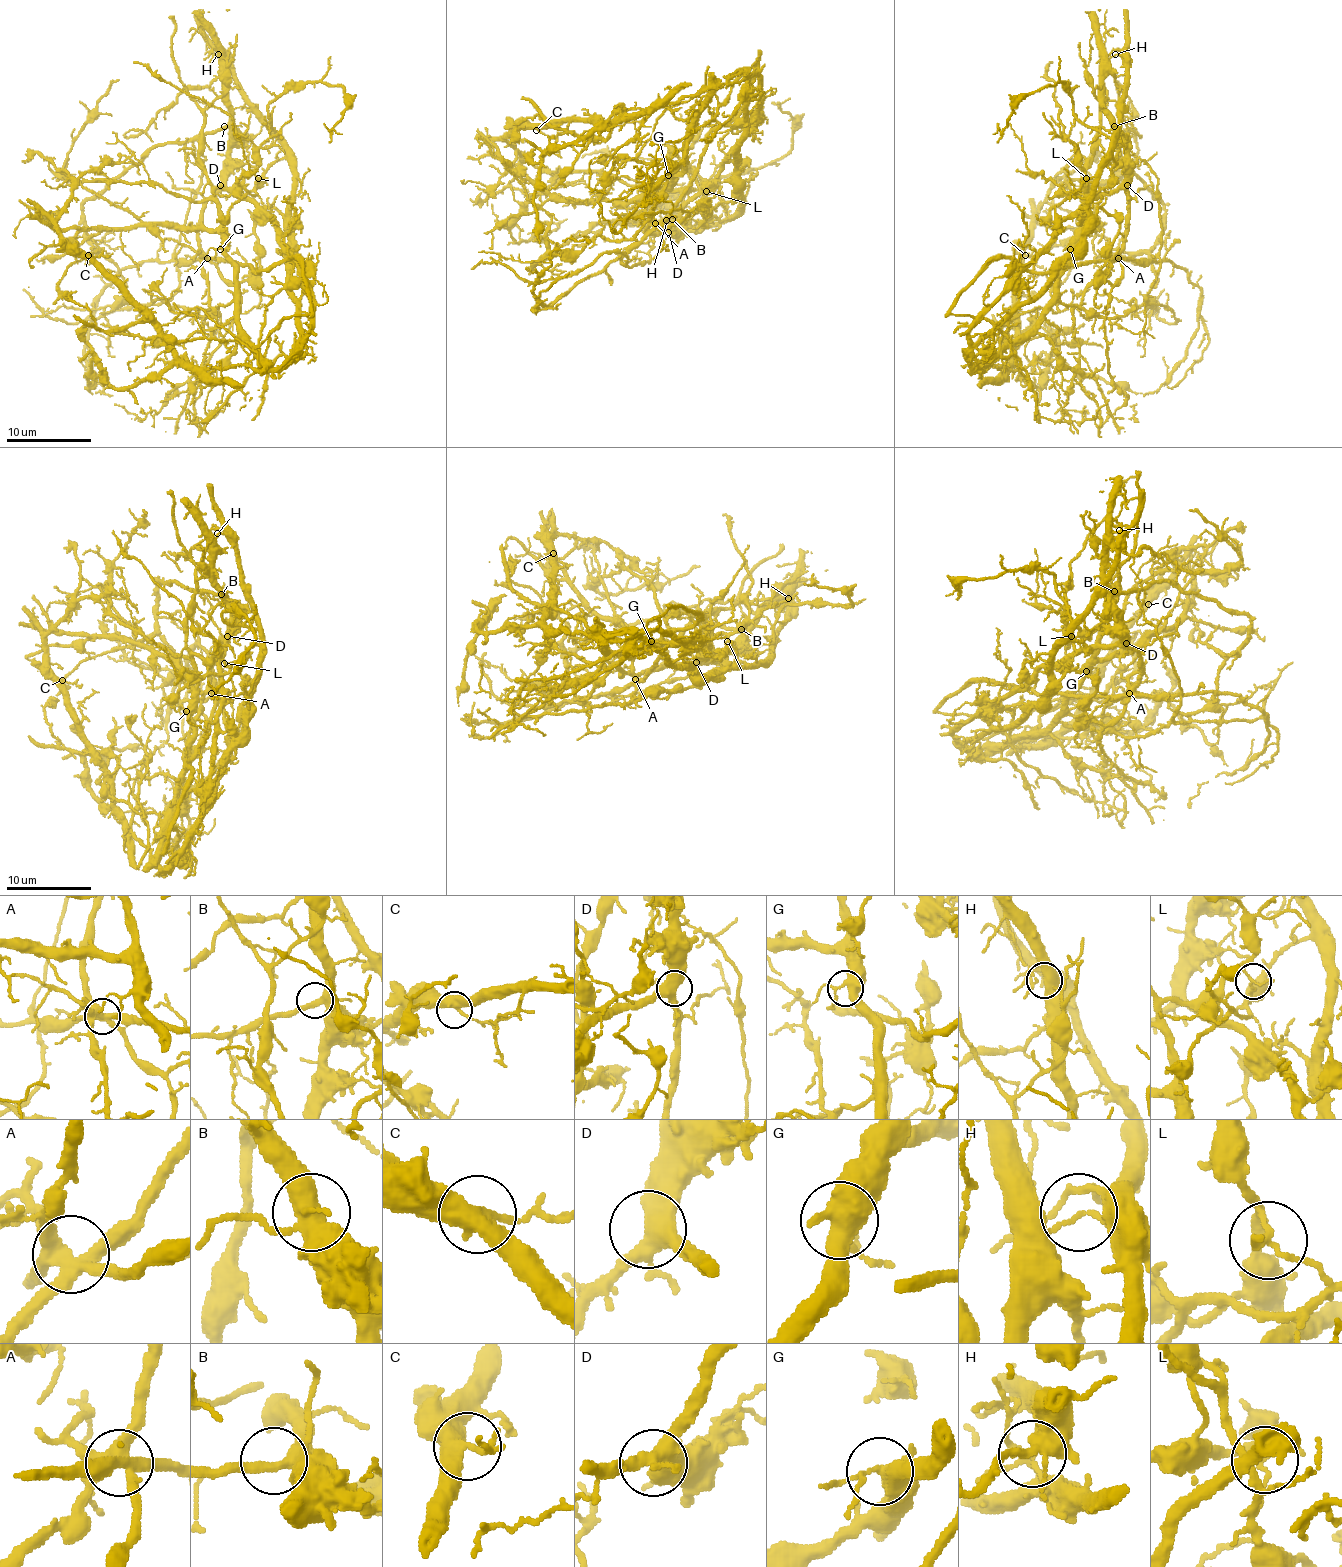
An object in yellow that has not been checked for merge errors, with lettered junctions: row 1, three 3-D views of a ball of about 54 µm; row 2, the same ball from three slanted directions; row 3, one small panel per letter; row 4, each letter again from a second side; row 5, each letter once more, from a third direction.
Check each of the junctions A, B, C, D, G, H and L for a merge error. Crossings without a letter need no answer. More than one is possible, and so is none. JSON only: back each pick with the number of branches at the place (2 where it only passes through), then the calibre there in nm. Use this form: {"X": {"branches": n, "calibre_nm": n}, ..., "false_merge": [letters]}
{"A": {"branches": 6, "calibre_nm": 440}, "H": {"branches": 2, "calibre_nm": 120}, "L": {"branches": 3, "calibre_nm": 100}, "false_merge": ["A", "H", "L"]}

